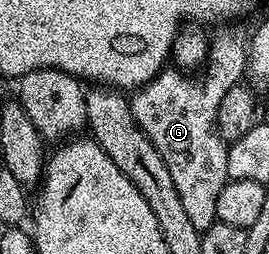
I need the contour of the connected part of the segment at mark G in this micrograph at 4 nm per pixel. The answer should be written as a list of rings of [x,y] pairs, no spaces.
[[[234,28],[219,29],[222,31],[209,39],[209,58],[197,76],[177,68],[163,68],[148,85],[133,91],[130,98],[132,114],[138,126],[149,136],[152,144],[156,144],[156,152],[164,156],[164,164],[168,164],[168,172],[172,172],[172,180],[176,183],[176,192],[180,192],[180,201],[188,212],[188,220],[192,220],[192,224],[196,224],[196,228],[201,231],[218,221],[216,200],[220,200],[220,188],[224,188],[228,180],[228,146],[216,125],[218,109],[224,94],[239,85],[246,72],[247,31],[230,29]]]

